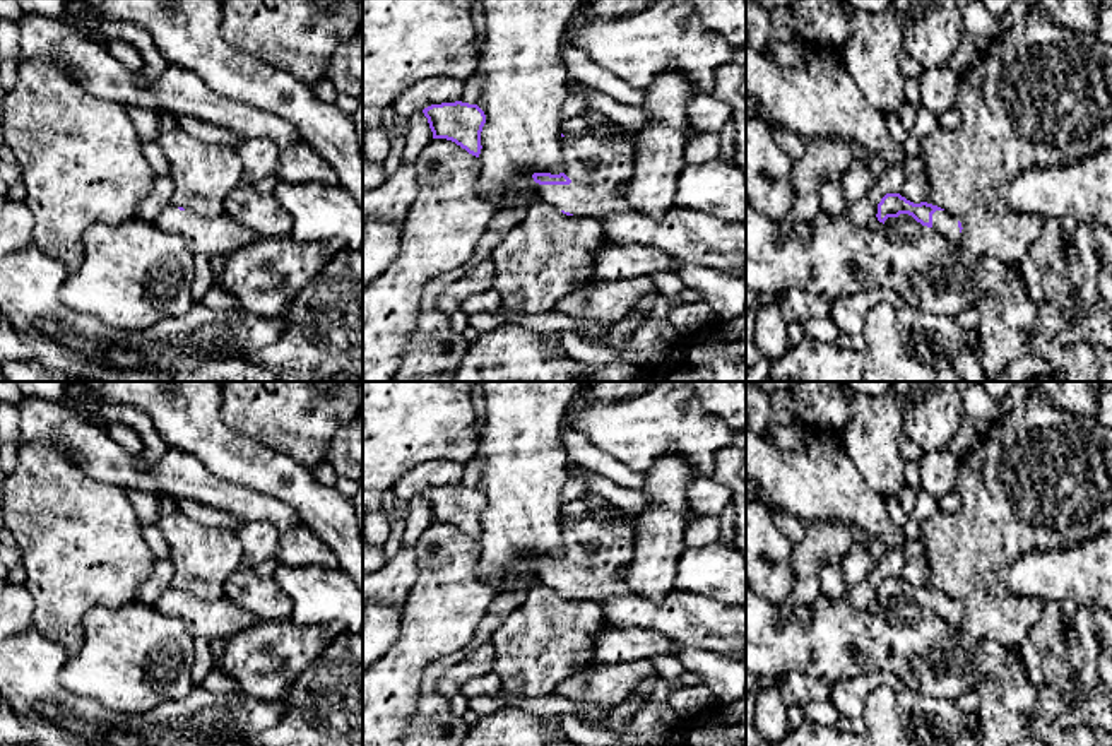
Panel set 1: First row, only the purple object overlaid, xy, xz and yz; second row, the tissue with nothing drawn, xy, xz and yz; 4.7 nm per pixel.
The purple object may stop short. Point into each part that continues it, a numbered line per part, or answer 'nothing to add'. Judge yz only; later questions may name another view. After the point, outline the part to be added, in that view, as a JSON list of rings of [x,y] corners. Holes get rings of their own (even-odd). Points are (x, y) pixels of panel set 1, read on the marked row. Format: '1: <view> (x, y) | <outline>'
1: yz (902, 219) | [[[900,214],[898,217],[888,217],[884,221],[886,226],[903,226],[903,224],[910,224],[915,222],[915,219],[908,214]]]

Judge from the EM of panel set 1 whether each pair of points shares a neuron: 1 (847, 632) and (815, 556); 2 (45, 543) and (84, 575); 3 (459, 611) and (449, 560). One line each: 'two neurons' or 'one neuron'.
1: two neurons
2: one neuron
3: one neuron

